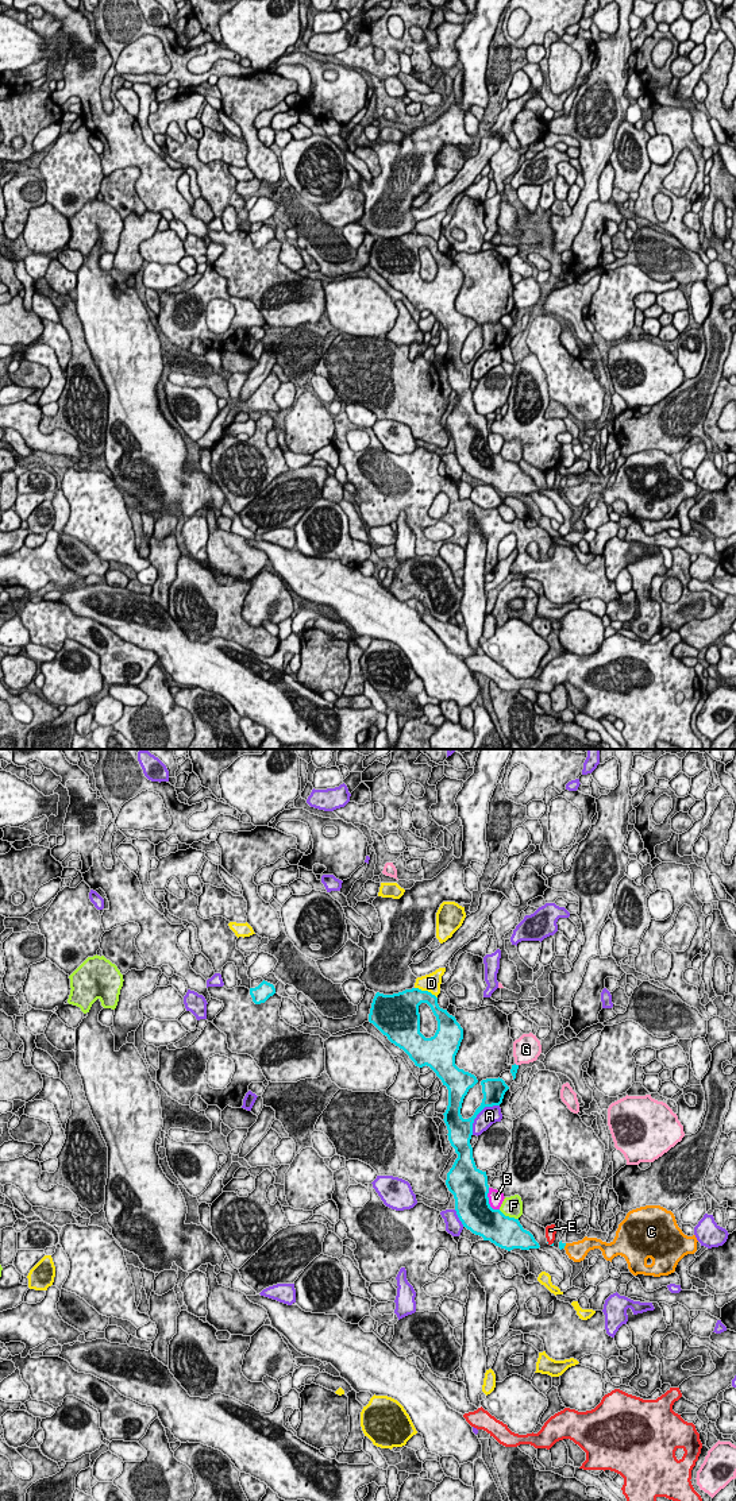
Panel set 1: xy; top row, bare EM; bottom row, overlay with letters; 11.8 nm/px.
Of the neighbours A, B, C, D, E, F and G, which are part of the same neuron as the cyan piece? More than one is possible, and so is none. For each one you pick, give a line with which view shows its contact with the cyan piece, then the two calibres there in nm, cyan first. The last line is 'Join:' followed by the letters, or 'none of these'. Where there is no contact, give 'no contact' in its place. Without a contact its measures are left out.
C: xy | 60/240 nm
Join: C

